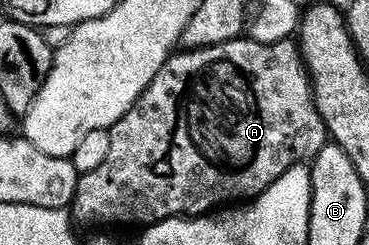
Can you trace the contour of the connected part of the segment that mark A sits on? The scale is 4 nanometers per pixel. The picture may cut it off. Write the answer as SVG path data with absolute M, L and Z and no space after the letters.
M238 37L219 45L181 49L170 54L159 69L159 73L155 73L155 77L143 89L140 97L130 105L127 113L123 113L123 117L119 117L119 121L115 121L112 127L108 128L108 132L111 137L111 150L107 153L107 158L95 169L80 172L75 185L71 215L78 224L81 222L148 225L157 223L160 219L196 217L212 212L222 205L232 204L234 201L248 201L263 189L267 189L288 167L312 160L327 142L327 132L313 100L309 73L301 59L301 48L292 38L280 39L274 43L260 43L248 37Z

